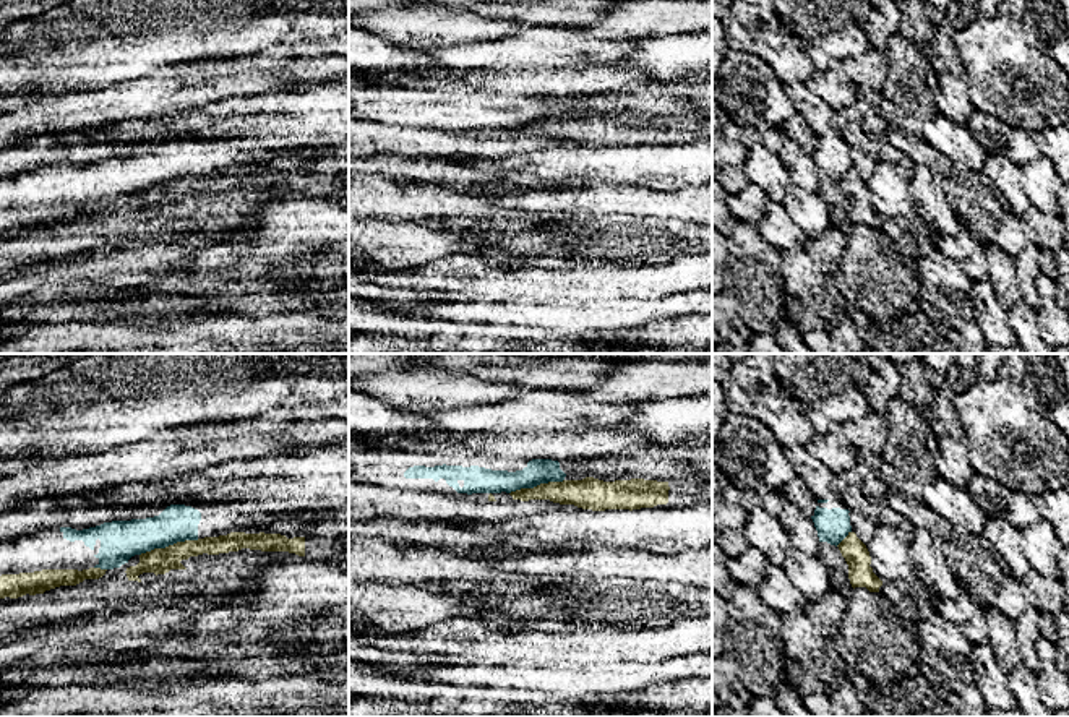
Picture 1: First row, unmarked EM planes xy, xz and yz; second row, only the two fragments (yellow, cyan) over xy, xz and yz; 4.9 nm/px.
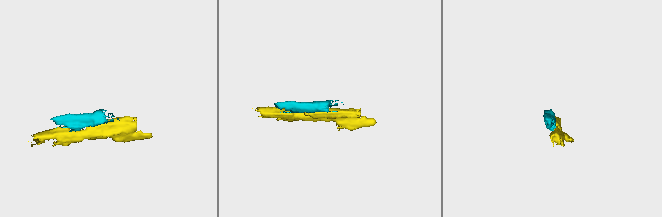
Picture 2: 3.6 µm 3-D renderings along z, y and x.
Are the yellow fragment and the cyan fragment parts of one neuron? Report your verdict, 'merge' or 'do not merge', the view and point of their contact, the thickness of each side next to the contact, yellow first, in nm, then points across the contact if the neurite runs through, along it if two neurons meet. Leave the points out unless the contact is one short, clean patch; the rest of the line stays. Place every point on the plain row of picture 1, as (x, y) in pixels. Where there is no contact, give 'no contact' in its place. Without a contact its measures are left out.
do not merge | xy (169, 182) | 130/200 nm | along xy (198, 176), (177, 177), (140, 192)

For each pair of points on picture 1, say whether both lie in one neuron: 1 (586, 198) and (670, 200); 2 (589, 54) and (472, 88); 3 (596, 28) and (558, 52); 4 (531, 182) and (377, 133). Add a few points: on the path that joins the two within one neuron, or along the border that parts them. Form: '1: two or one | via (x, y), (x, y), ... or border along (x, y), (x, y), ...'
1: one | via (607, 200), (649, 200)
2: two | border along (505, 67), (583, 67)
3: two | border along (578, 26), (601, 38), (625, 39)
4: two | border along (456, 156), (417, 158)

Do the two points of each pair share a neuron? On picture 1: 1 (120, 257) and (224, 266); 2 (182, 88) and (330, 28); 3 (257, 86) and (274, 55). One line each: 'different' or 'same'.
1: different
2: different
3: different

